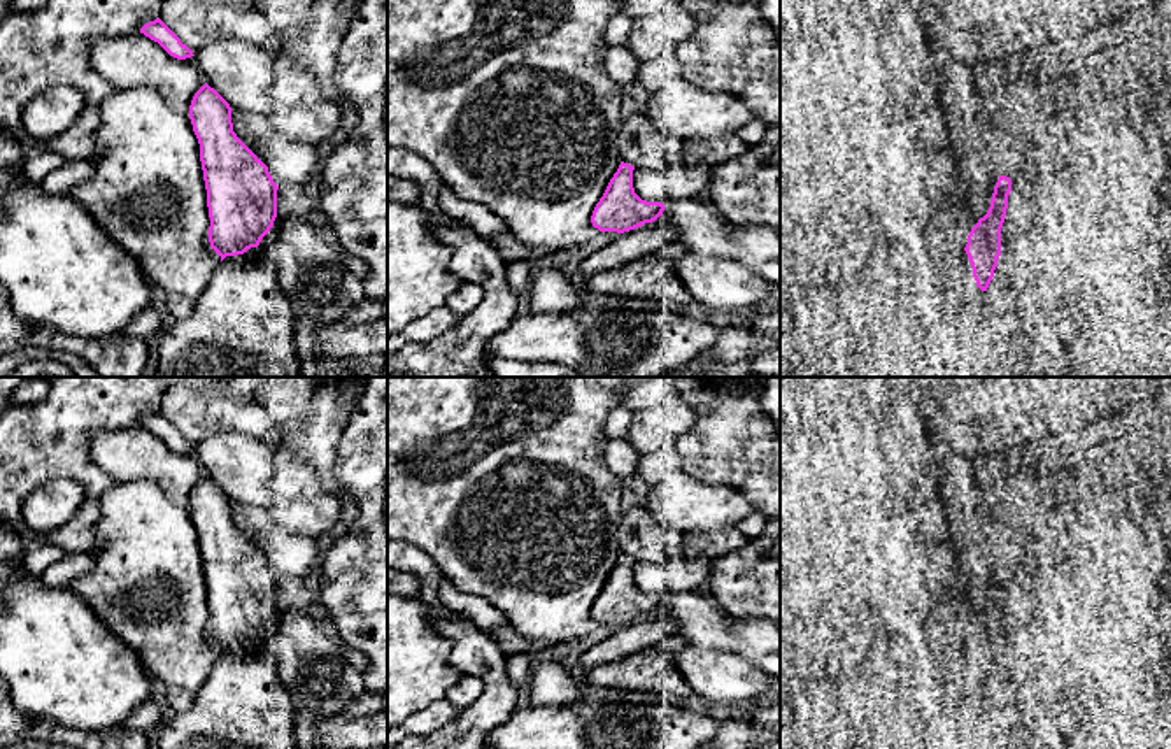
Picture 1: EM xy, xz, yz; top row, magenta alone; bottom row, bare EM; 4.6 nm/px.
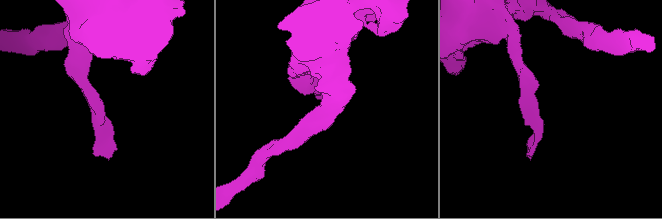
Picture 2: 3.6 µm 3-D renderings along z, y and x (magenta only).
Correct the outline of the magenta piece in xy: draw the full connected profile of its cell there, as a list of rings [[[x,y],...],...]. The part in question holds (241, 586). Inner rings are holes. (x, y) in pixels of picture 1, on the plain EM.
[[[207,475],[191,493],[189,512],[200,537],[209,635],[223,654],[258,640],[270,624],[279,579],[268,560],[233,524],[230,496]]]

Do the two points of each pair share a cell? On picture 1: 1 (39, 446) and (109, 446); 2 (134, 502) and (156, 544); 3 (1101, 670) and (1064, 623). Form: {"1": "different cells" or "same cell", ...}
{"1": "different cells", "2": "same cell", "3": "different cells"}

